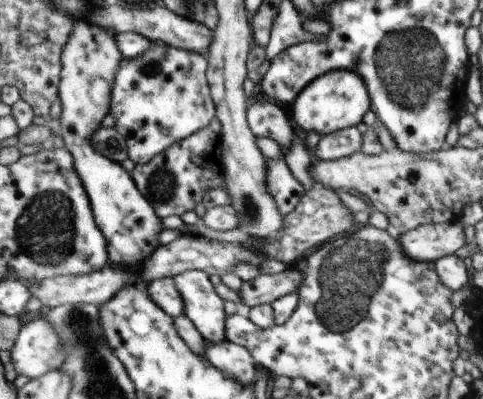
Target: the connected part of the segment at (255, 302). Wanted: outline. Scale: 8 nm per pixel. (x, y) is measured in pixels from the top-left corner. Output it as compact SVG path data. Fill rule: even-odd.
M288 267L282 274L258 275L248 282L243 282L238 295L242 304L252 308L262 304L272 304L282 296L296 292L302 284L300 267Z

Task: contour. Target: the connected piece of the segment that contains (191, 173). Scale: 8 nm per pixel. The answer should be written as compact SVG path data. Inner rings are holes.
M216 119L210 126L205 127L202 131L195 132L190 138L172 144L171 147L168 147L164 152L160 152L150 162L135 166L132 177L142 190L143 195L156 208L160 219L168 218L172 214L182 216L184 212L194 211L196 205L203 204L203 199L207 192L215 191L216 188L222 188L228 194L228 190L226 190L227 180L224 178L224 169L222 166L223 146L221 137L217 132L221 133L221 129L222 125Z

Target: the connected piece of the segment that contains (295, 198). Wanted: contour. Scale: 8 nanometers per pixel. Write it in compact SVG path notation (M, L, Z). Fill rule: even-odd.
M284 158L266 161L266 188L276 202L276 208L282 216L291 213L300 202L306 188L294 178Z

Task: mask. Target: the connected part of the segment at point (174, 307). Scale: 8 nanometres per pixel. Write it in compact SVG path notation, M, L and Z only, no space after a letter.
M174 278L154 279L148 283L146 292L166 314L174 318L186 314L186 304Z

